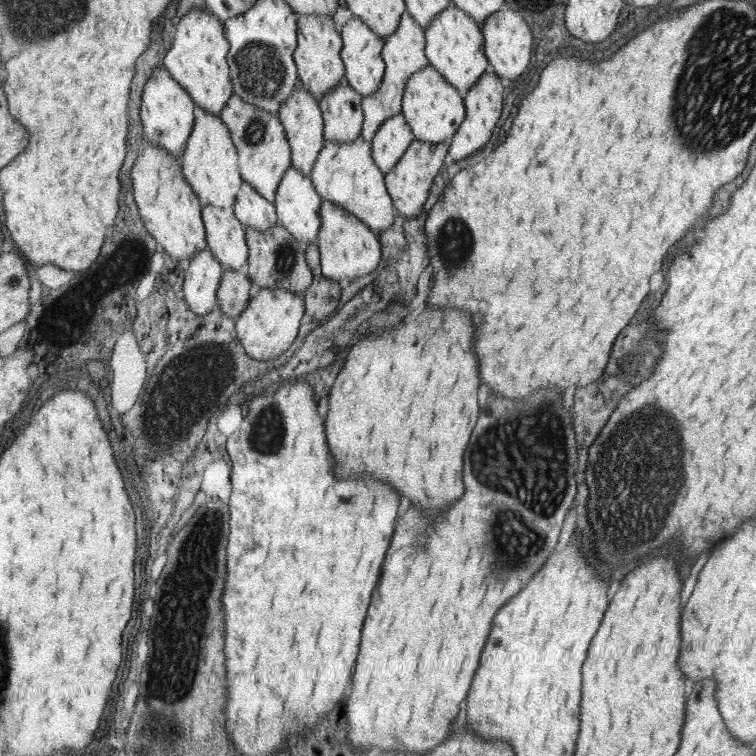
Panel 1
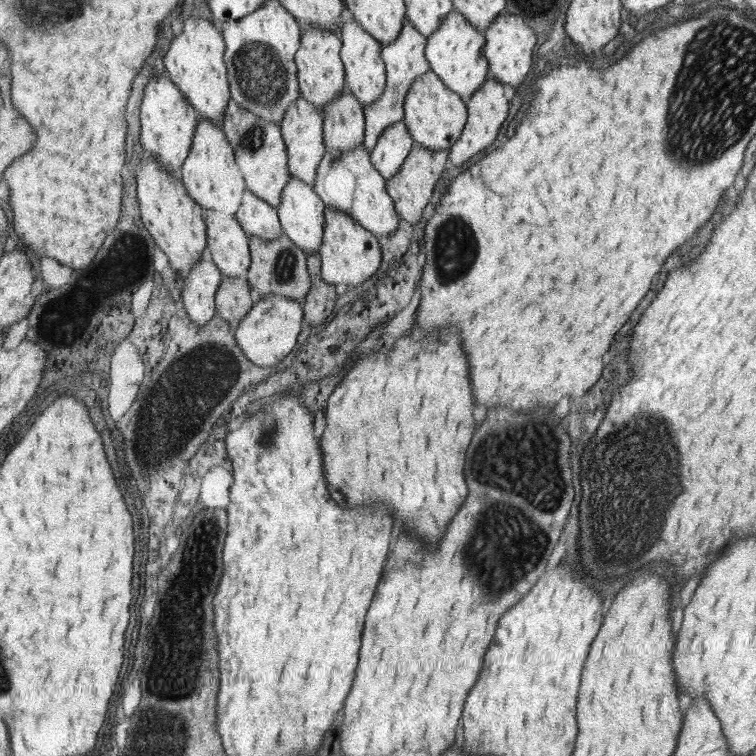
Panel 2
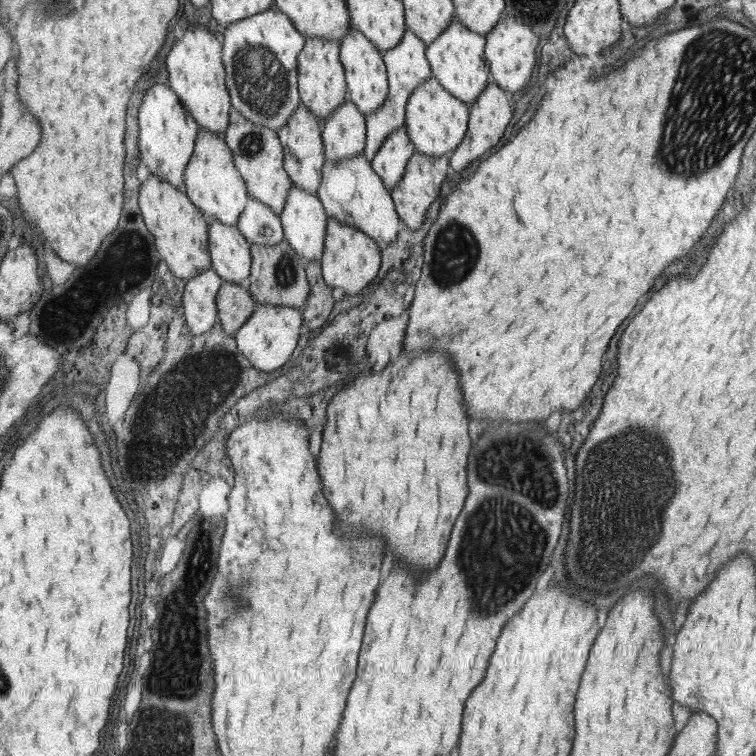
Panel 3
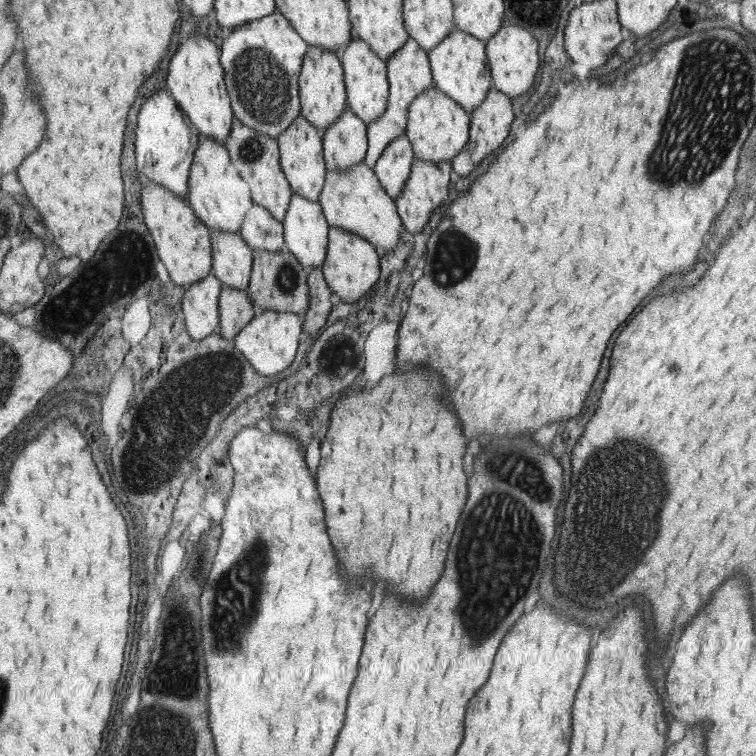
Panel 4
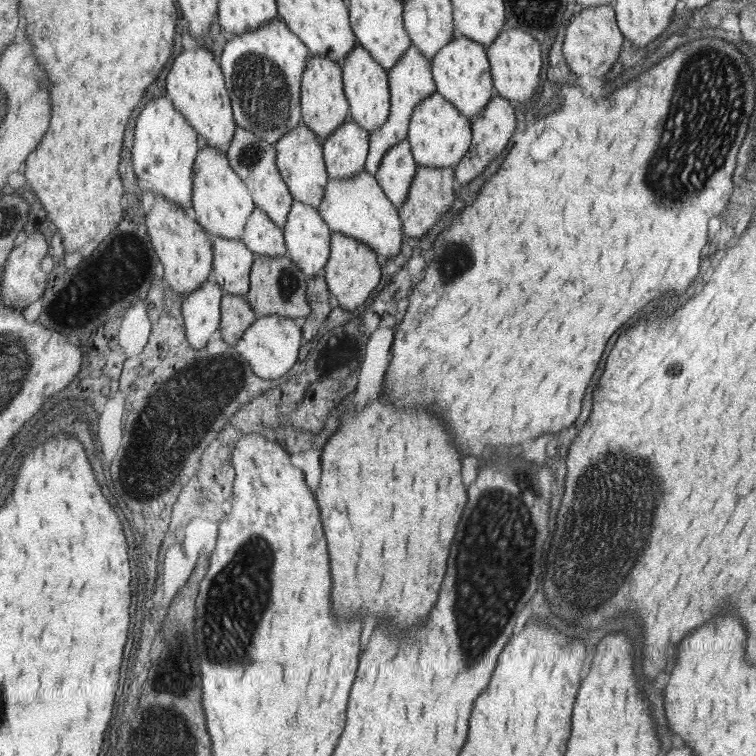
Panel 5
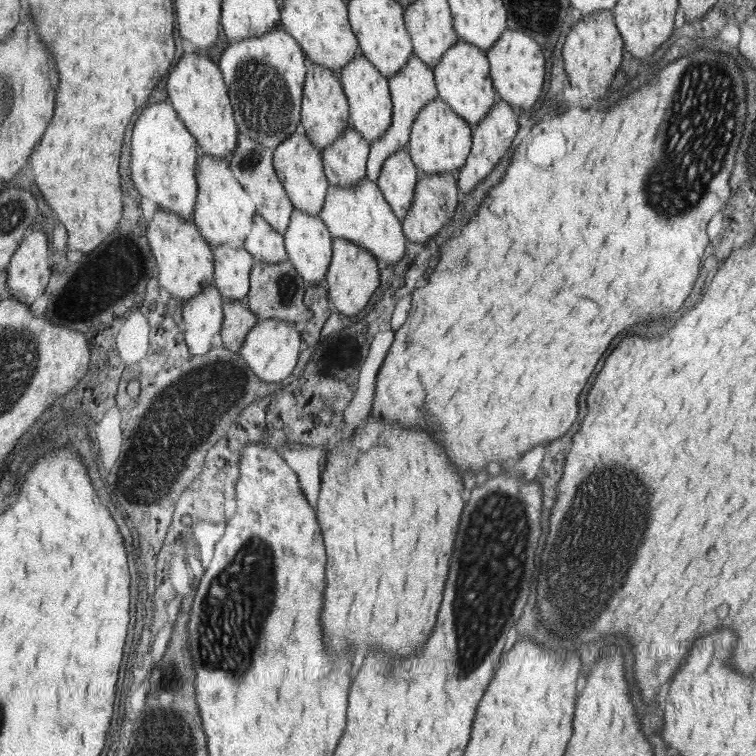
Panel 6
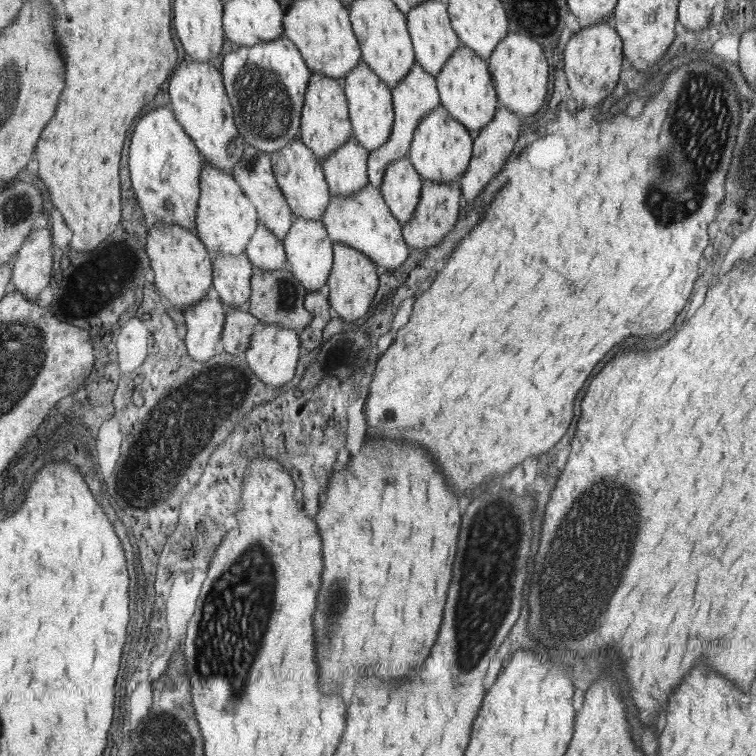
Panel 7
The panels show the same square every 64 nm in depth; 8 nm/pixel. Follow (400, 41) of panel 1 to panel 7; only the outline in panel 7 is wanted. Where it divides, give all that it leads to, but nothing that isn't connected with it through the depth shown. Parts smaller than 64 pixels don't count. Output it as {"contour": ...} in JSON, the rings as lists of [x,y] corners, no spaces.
{"contour":[[[418,62],[414,63],[412,70],[408,71],[402,81],[398,81],[398,85],[392,90],[392,94],[393,110],[396,113],[393,130],[388,141],[382,147],[370,151],[368,158],[369,183],[378,188],[380,188],[382,179],[385,178],[386,167],[390,166],[394,160],[409,155],[410,147],[413,144],[414,131],[417,130],[418,123],[422,122],[428,111],[432,111],[441,104],[440,93],[437,90],[437,77],[426,71]]]}

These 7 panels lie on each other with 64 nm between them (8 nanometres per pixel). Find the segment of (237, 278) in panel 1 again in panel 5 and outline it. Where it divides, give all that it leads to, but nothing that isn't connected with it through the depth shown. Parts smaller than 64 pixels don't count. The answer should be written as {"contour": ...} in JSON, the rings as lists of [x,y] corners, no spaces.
{"contour":[[[226,294],[222,298],[221,337],[224,342],[236,346],[236,341],[242,337],[242,333],[254,323],[255,319],[256,314],[244,295]]]}

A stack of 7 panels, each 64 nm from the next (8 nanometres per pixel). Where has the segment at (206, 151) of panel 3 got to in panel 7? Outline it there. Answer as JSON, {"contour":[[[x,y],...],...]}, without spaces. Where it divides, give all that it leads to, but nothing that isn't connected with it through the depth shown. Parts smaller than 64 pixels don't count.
{"contour":[[[206,163],[206,167],[200,171],[200,196],[194,229],[206,248],[216,257],[244,254],[257,230],[258,220],[256,207],[244,194],[241,185],[236,183],[233,173],[226,173]]]}

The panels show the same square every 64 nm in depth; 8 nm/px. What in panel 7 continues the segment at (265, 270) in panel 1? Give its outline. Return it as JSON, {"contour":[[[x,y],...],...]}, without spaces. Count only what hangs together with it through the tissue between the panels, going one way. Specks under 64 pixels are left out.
{"contour":[[[290,265],[274,271],[253,267],[252,295],[245,307],[261,324],[276,323],[299,332],[312,320],[312,313],[304,308],[304,298],[302,298],[307,294],[307,288],[294,276]]]}

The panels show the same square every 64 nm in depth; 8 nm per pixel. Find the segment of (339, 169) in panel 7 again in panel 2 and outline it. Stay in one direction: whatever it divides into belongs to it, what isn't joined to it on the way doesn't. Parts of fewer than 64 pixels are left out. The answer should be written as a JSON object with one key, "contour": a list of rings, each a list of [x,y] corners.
{"contour":[[[352,92],[334,97],[322,112],[326,151],[348,151],[364,142],[365,112]]]}

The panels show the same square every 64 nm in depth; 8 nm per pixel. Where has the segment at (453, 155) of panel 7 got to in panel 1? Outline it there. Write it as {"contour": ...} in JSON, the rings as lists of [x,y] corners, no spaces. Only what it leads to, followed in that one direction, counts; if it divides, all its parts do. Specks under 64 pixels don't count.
{"contour":[[[428,63],[426,67],[410,75],[402,99],[402,114],[418,140],[436,145],[436,143],[450,141],[454,138],[454,134],[457,134],[460,128],[460,123],[464,121],[466,108],[458,89],[451,85],[445,76],[434,68],[434,65]]]}

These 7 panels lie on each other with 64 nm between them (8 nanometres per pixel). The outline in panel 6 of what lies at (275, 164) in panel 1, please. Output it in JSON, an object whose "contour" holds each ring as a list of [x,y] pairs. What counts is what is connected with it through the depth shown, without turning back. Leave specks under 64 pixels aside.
{"contour":[[[238,133],[238,148],[234,149],[229,167],[236,179],[241,181],[246,192],[255,204],[255,212],[262,215],[278,233],[288,230],[290,219],[293,216],[294,205],[290,201],[285,185],[278,180],[276,168],[273,164],[273,149],[266,148],[258,140],[252,139],[248,133]]]}

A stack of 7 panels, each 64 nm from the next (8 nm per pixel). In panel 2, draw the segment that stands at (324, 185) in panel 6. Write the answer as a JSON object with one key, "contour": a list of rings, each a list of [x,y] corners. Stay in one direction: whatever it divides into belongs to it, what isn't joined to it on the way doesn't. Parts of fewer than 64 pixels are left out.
{"contour":[[[300,96],[286,109],[286,116],[282,117],[281,132],[284,136],[286,148],[289,151],[290,176],[298,177],[314,188],[314,179],[317,178],[318,163],[325,156],[323,112],[314,107],[314,103]]]}

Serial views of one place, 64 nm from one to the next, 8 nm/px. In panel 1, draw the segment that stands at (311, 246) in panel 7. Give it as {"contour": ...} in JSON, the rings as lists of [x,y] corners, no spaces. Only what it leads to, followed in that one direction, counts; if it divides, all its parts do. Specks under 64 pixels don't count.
{"contour":[[[290,166],[286,174],[282,175],[282,182],[278,183],[276,194],[277,220],[279,224],[293,234],[295,238],[304,245],[308,243],[317,243],[317,235],[321,229],[321,206],[322,202],[320,193],[313,184],[311,177],[304,175],[300,169]]]}

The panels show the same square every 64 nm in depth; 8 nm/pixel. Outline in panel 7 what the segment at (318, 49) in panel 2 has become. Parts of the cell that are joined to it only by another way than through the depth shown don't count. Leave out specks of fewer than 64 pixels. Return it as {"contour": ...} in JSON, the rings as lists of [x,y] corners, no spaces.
{"contour":[[[312,71],[309,88],[305,94],[305,106],[302,107],[301,139],[314,151],[318,160],[322,161],[332,155],[342,143],[346,143],[350,136],[350,121],[348,120],[348,107],[346,97],[342,90],[342,83],[334,77],[328,77],[324,73]]]}

